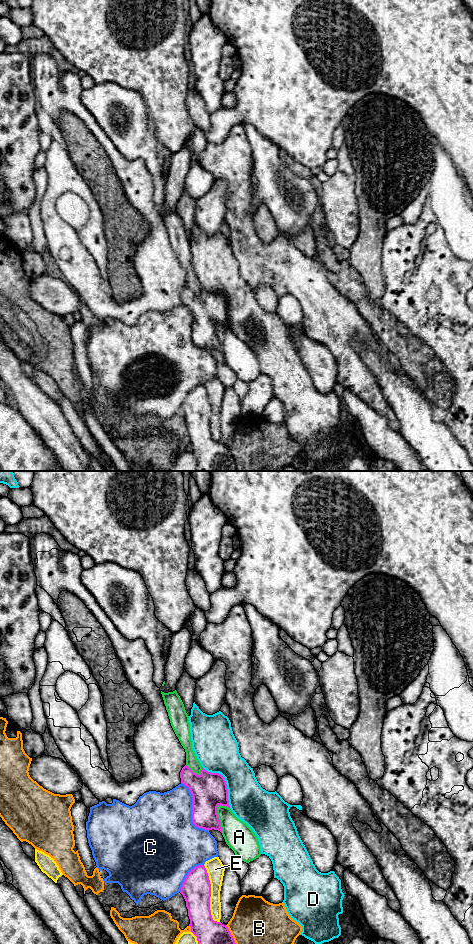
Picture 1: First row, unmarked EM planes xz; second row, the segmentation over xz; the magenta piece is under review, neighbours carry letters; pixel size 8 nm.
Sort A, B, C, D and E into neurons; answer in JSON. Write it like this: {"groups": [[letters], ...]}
{"groups": [["A"], ["B"], ["C"], ["D"], ["E"]]}

